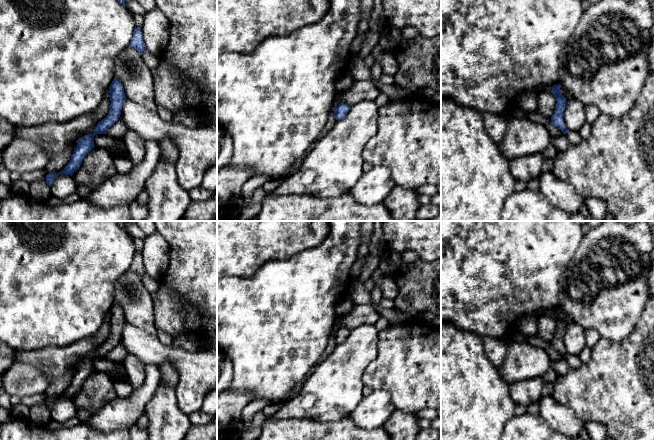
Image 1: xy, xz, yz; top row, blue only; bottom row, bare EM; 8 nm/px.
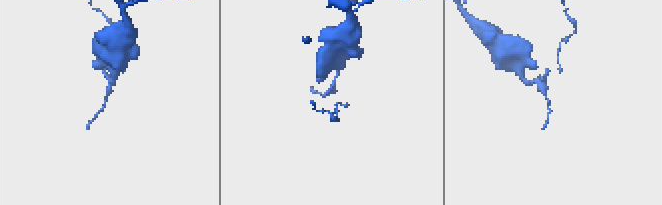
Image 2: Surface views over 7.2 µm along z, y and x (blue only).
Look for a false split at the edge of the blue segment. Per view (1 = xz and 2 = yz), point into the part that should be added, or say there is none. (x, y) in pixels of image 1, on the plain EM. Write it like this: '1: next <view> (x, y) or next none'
1: next none
2: next none

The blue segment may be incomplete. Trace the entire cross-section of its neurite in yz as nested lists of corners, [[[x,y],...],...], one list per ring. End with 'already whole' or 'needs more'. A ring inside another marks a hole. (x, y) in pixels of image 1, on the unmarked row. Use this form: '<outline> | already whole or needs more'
[[[554,309],[552,311],[552,317],[556,322],[557,329],[554,338],[551,340],[551,345],[554,350],[558,351],[563,358],[566,358],[569,354],[567,353],[564,344],[563,344],[563,335],[565,333],[565,329],[567,327],[566,322],[560,316],[561,309]]] | already whole

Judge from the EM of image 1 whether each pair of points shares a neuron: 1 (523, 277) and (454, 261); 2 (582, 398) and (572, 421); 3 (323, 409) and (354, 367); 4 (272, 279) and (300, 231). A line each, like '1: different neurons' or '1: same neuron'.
1: same neuron
2: different neurons
3: same neuron
4: different neurons

